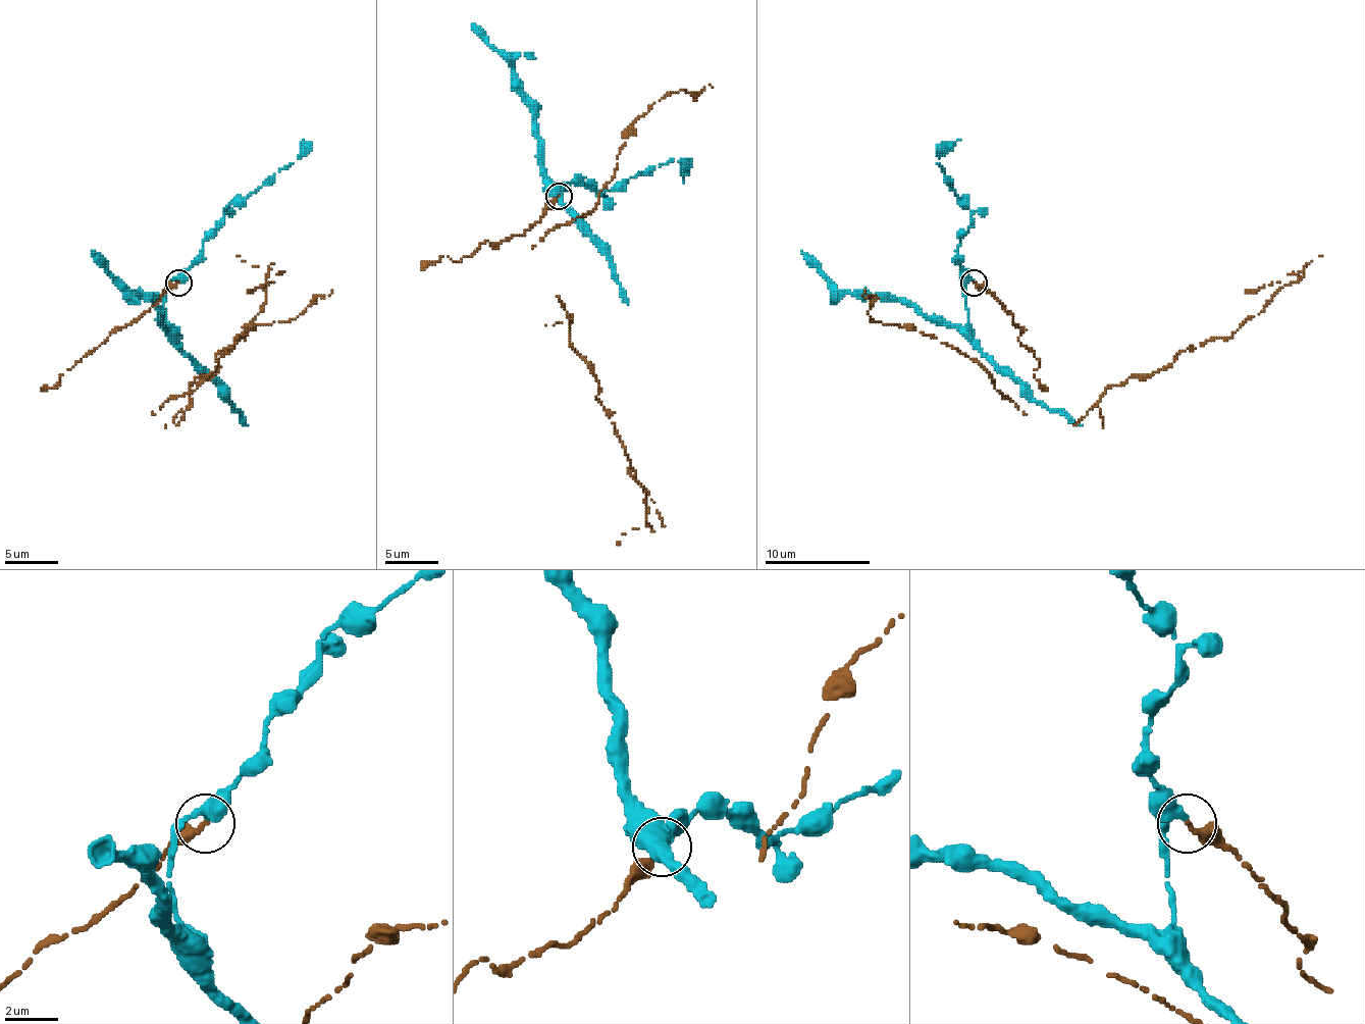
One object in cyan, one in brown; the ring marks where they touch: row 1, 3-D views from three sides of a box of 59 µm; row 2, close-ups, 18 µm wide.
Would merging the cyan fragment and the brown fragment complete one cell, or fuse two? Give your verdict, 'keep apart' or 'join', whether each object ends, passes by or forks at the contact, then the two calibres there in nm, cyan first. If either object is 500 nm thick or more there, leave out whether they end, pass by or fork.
keep apart; cyan passes by; brown ends; calibres 360 and 280 nm

